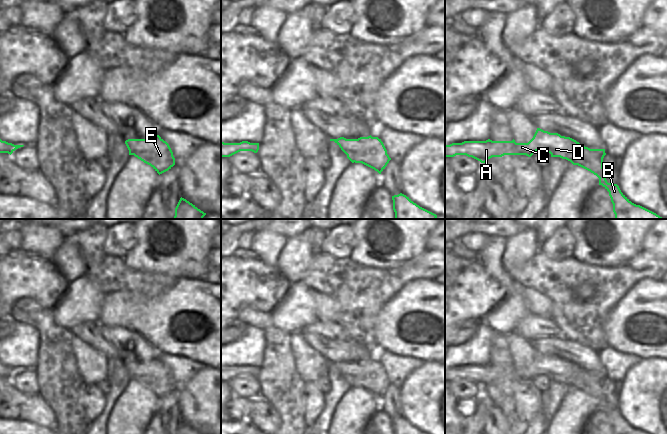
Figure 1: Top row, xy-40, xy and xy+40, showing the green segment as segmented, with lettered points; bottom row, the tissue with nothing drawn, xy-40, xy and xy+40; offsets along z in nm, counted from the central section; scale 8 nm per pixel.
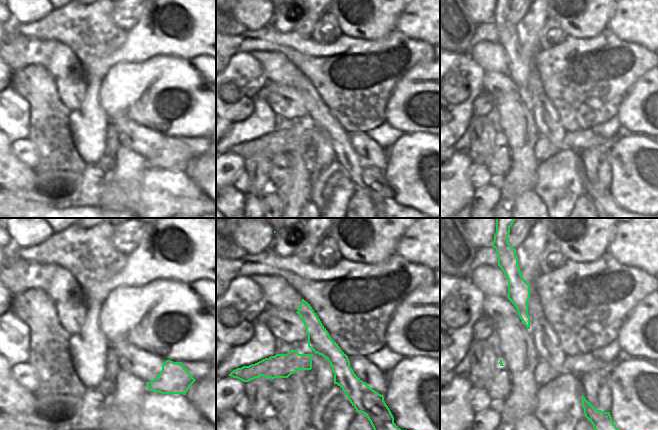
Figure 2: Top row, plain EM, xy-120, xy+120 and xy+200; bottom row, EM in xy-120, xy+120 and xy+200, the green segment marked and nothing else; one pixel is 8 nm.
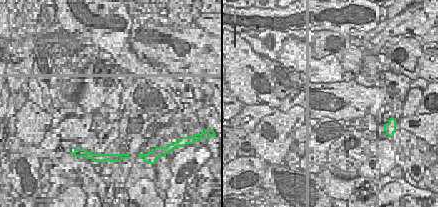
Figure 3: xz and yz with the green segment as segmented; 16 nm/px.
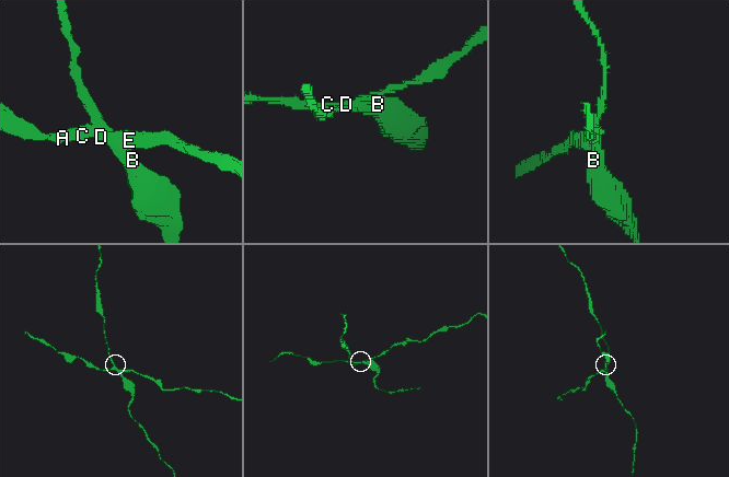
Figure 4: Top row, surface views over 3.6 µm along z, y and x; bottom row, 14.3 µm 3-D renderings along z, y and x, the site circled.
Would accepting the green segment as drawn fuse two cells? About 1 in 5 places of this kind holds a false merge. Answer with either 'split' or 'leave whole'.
split

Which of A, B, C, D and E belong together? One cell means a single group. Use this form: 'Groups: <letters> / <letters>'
Groups: A C D E / B

